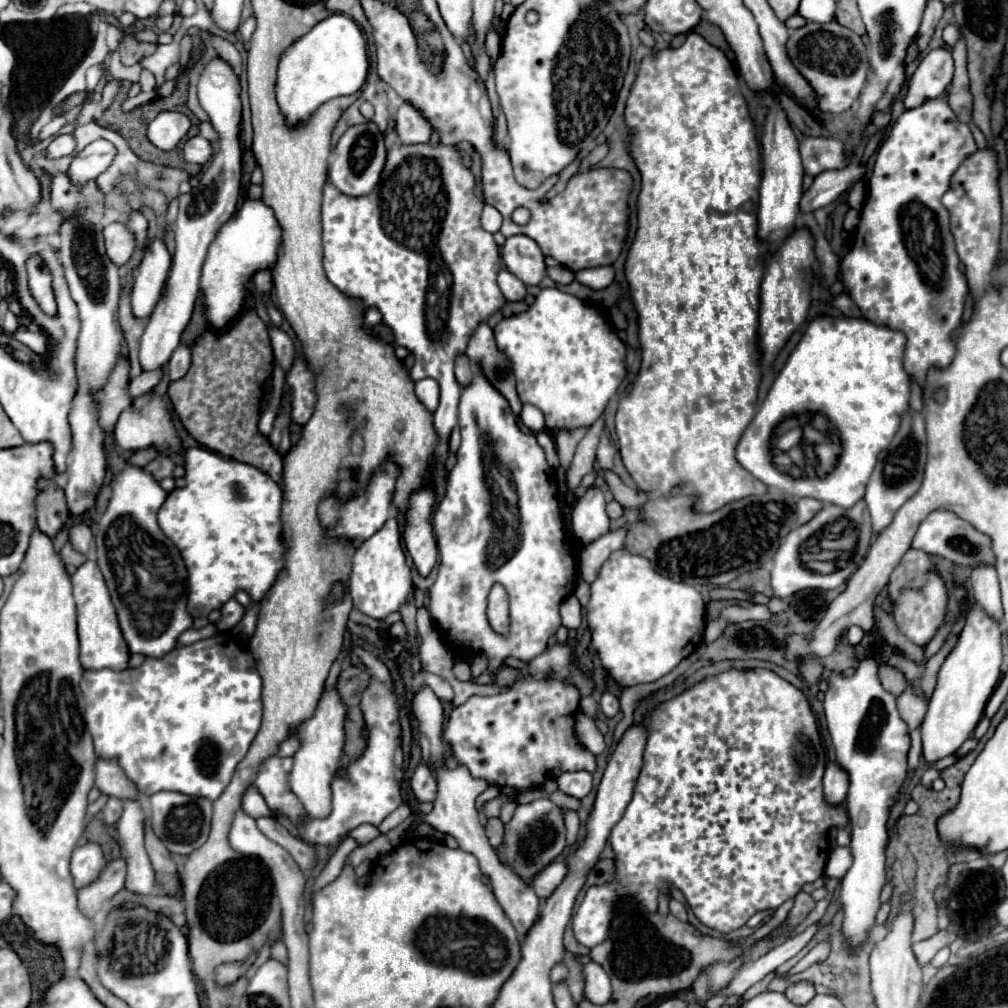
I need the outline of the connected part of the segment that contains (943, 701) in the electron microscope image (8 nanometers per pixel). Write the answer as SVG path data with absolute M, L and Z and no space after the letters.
M975 603L965 609L965 627L959 633L959 643L945 659L935 693L929 701L927 715L921 725L923 735L923 757L929 765L937 763L947 755L955 755L963 741L973 733L979 719L983 717L985 705L995 691L1001 677L1001 631L999 625L985 615Z

